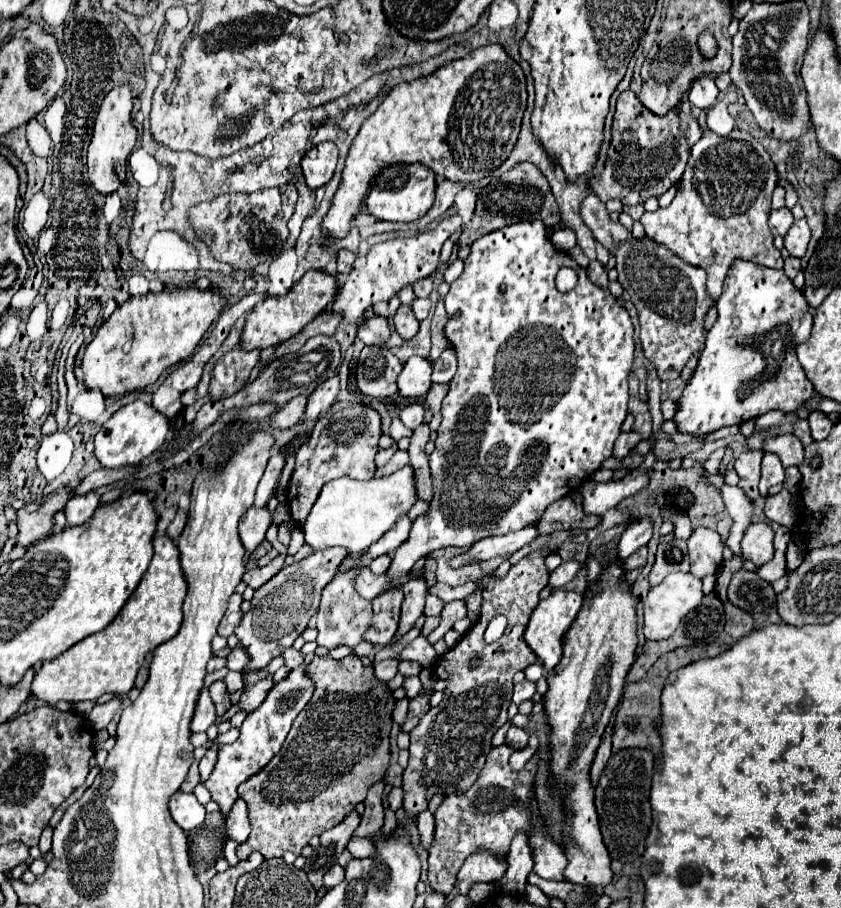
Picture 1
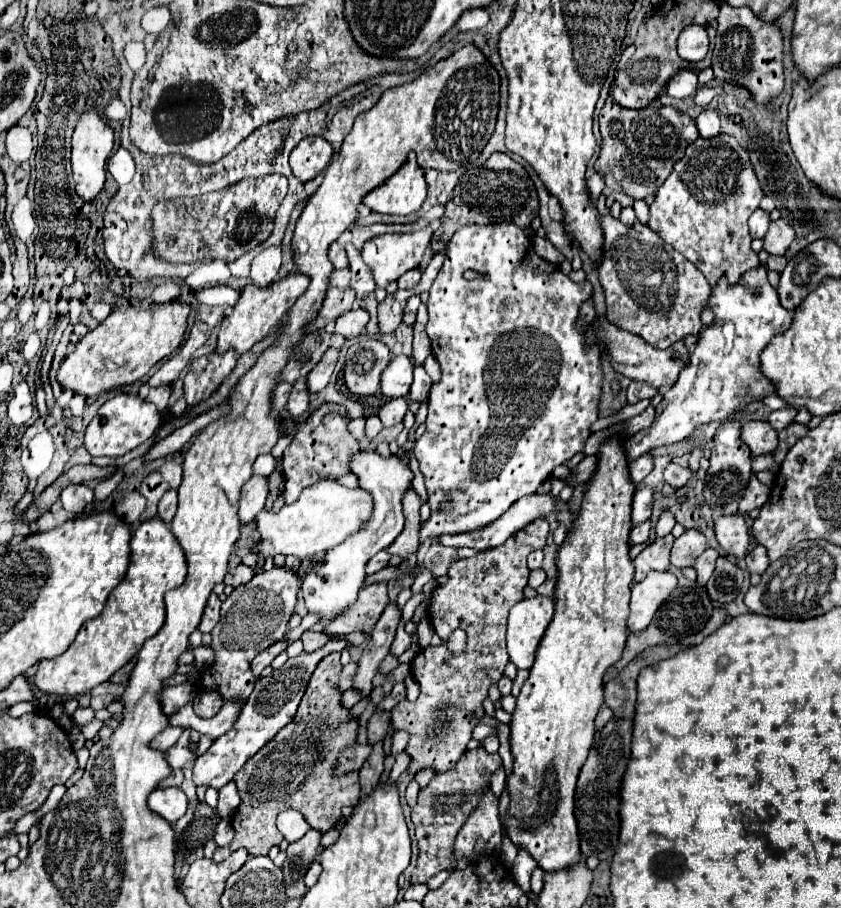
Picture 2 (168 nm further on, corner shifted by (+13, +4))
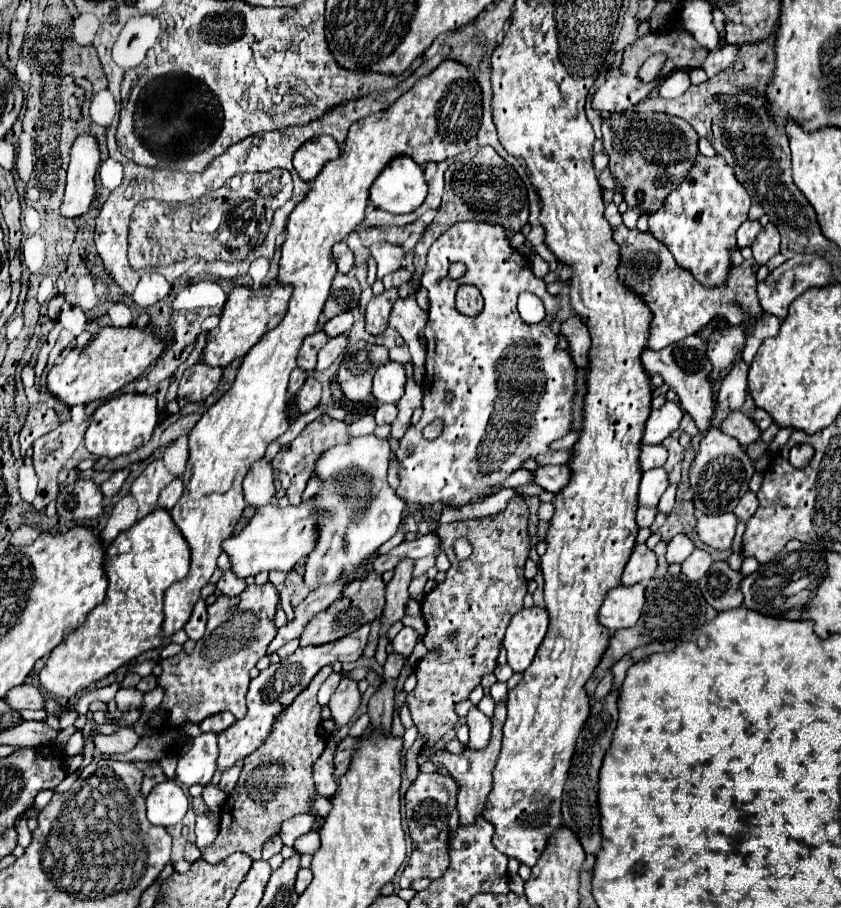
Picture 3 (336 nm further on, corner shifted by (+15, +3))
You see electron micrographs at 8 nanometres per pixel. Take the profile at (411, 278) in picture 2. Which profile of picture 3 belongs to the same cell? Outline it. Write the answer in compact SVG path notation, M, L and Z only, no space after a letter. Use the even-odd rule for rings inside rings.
M400 269L400 271L392 273L392 275L386 275L386 277L382 279L382 283L384 283L386 289L390 289L390 287L400 287L400 285L408 283L410 279L412 279L412 271L408 271L408 269Z

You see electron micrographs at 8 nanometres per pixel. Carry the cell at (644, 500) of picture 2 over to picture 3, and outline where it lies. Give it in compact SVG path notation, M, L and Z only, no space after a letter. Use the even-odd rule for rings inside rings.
M658 467L658 469L650 469L642 475L642 483L640 483L640 491L638 491L638 505L640 507L658 507L658 501L662 497L662 493L668 487L668 473Z

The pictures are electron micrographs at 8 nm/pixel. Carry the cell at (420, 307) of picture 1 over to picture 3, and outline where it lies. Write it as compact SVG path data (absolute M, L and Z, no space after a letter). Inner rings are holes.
M416 295L396 301L392 315L390 315L390 327L398 329L398 331L410 327L412 331L416 331L416 341L418 341L424 325L426 325L426 313L418 307Z

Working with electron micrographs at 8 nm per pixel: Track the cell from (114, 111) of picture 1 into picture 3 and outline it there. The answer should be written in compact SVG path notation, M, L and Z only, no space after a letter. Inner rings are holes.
M78 135L70 151L68 183L60 213L64 217L80 217L88 211L96 193L96 171L100 167L100 149L94 135Z

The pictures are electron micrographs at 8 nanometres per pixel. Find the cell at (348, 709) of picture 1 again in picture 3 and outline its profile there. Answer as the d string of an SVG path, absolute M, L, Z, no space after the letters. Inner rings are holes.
M330 665L320 669L296 701L278 715L266 743L246 757L238 785L222 807L220 833L202 855L204 861L220 863L236 851L242 851L256 861L262 857L262 845L278 835L282 821L298 813L312 813L312 805L320 797L312 779L312 765L326 749L326 737L320 733L322 705L316 701L316 693L330 673Z

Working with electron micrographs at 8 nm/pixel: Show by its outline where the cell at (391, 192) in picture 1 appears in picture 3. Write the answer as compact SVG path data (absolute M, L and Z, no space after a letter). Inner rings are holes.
M396 157L370 189L374 207L388 213L410 213L426 199L426 181L420 165L412 157Z

